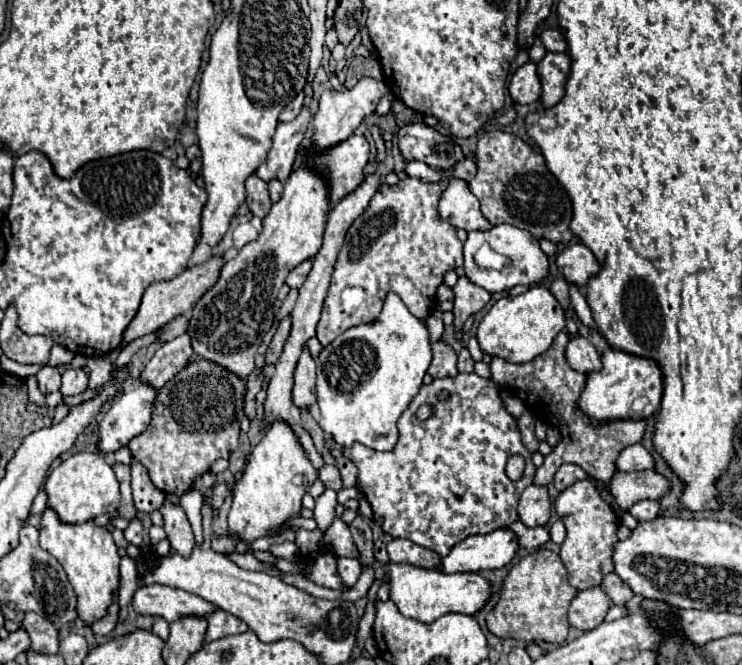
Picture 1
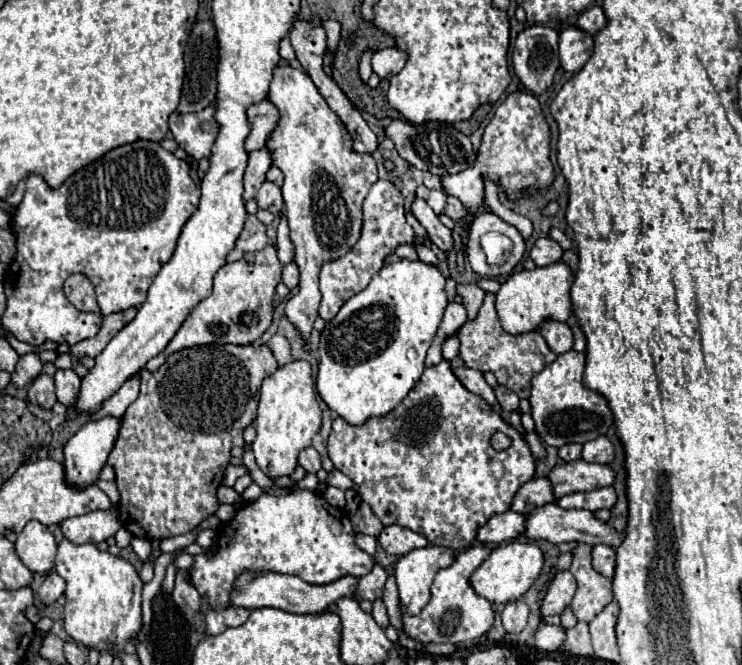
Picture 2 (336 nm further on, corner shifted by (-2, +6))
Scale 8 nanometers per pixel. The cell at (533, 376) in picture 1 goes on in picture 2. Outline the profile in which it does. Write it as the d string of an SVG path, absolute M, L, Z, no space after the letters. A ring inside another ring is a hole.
M486 293L484 303L476 315L476 319L466 321L458 331L460 339L460 357L466 367L478 369L478 371L492 371L500 385L506 389L512 389L520 399L528 399L530 395L530 379L540 373L548 363L556 359L556 355L550 351L550 347L544 347L544 337L538 331L522 333L522 335L510 335L502 329L496 307L494 307L496 295Z

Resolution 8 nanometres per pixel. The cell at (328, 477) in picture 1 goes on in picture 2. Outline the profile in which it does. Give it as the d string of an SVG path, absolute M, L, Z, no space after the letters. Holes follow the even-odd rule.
M314 447L302 449L302 451L300 451L300 457L298 457L298 465L300 465L300 467L304 467L308 473L316 473L316 471L322 467L318 451L316 451Z

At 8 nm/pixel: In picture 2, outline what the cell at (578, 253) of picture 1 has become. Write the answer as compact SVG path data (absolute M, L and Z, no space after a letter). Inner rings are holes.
M542 237L534 243L534 247L530 249L530 259L536 263L536 267L546 267L552 265L556 261L560 261L562 257L562 247L552 241L550 237Z

